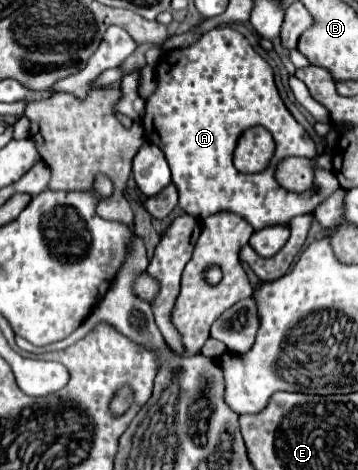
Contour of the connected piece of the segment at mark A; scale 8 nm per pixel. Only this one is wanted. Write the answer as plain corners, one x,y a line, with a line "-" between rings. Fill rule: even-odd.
216,27
206,35
202,35
190,47
166,51
162,55
162,59
156,65
156,91
146,99
142,129
148,143
160,147
160,151
164,153
170,165
172,183
178,189
178,207
184,213
194,215
196,219
206,219
214,213
228,211
246,219
254,227
254,231
260,231
264,227
286,225
296,215
312,213
324,199
328,199
340,187
334,171
322,167
316,167
314,185
304,193
290,193
276,183
274,169
280,163
280,159
294,155
294,157
306,157
314,161
318,157
318,151
310,135
304,131
304,127
284,107
278,89
274,85
272,67
252,49
246,37
242,37
232,27
-
254,125
262,125
272,133
276,151
270,165
262,173
250,175
250,173
240,173
234,167
232,153
236,149
240,135

